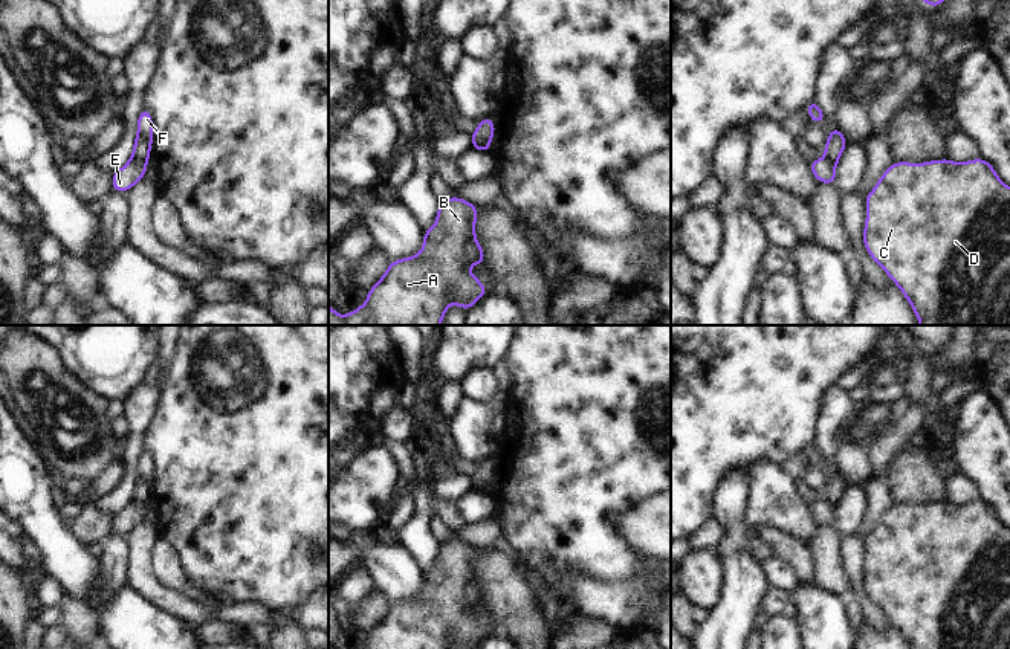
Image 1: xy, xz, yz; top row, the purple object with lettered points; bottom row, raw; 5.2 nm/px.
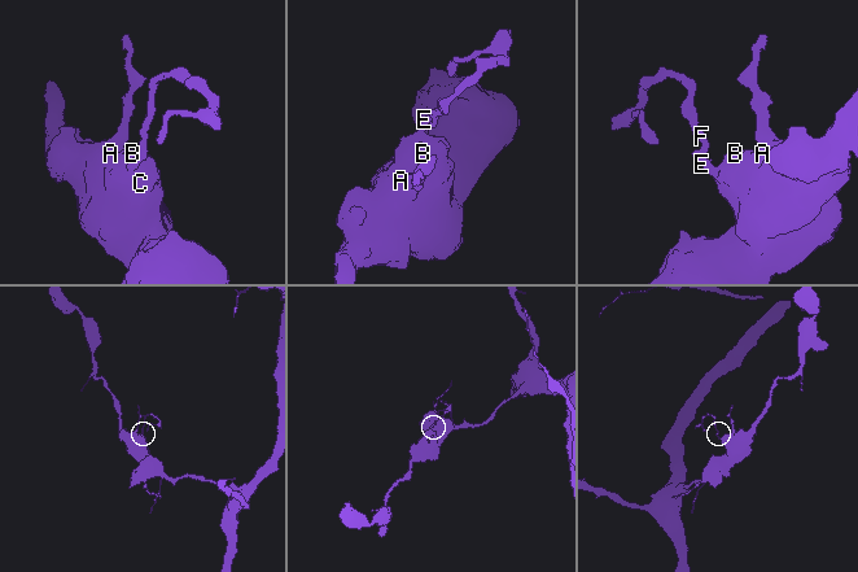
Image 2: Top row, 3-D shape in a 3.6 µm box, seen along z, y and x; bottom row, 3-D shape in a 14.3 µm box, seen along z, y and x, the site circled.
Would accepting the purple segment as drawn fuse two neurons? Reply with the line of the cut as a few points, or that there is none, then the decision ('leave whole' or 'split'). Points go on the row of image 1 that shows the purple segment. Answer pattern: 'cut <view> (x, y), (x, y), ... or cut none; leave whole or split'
cut xz (489, 139), (480, 141), (474, 147); split

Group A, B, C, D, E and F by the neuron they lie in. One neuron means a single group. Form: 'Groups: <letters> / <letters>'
Groups: A B C D E / F.

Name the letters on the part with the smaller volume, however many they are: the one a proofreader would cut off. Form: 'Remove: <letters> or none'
Remove: F

